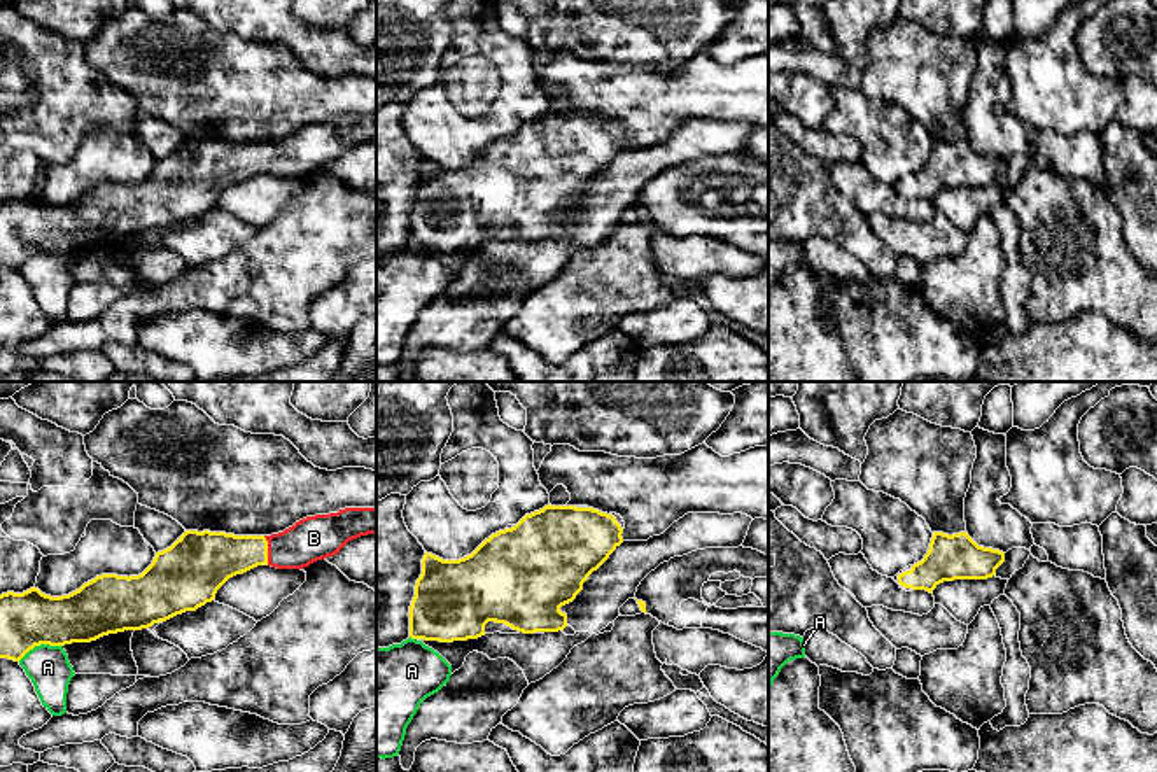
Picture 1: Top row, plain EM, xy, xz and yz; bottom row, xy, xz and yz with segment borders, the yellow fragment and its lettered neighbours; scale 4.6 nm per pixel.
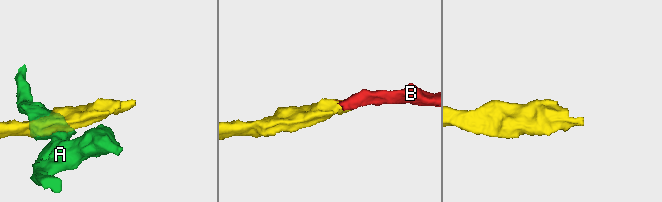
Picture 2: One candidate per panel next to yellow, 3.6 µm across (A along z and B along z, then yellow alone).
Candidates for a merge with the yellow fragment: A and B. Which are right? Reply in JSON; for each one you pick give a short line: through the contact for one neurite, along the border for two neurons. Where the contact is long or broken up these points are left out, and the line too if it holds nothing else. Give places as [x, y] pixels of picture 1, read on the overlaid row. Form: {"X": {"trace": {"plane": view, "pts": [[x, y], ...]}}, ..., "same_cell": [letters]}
{"same_cell": ["B"]}

